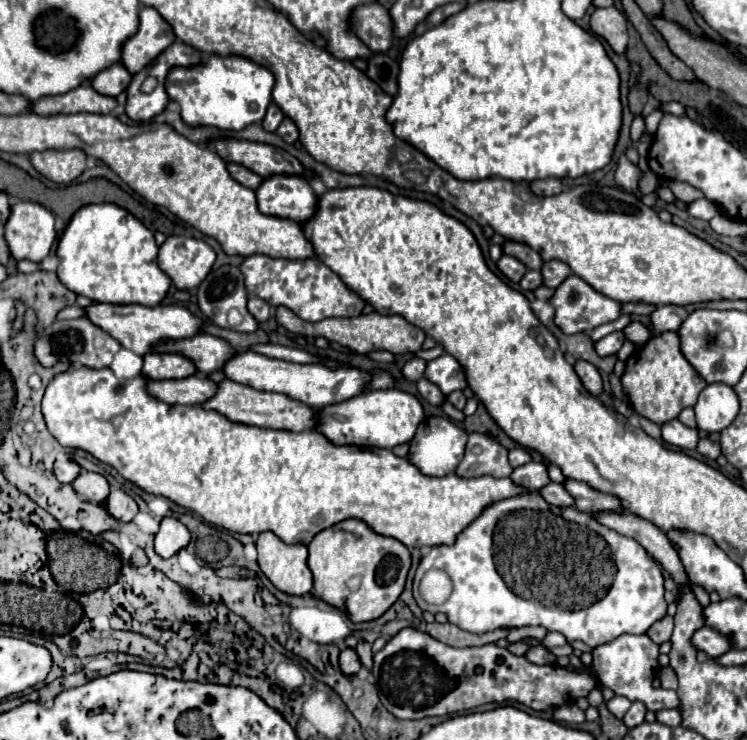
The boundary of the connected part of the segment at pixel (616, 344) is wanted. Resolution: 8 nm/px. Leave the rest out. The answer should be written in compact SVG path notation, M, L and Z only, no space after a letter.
M616 331L616 333L610 333L606 337L602 337L600 341L596 341L596 353L600 357L608 357L608 355L616 355L620 351L624 343L624 333L622 331Z

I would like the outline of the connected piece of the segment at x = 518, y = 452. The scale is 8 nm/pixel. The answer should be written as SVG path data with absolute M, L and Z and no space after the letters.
M516 447L516 449L512 449L508 453L508 459L510 459L512 467L520 467L520 465L524 465L524 463L530 461L530 453L526 449L522 449L522 447Z

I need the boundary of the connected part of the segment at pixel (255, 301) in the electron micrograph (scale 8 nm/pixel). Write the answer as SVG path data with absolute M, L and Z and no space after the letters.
M248 297L248 311L258 323L262 323L270 317L270 305L260 297Z

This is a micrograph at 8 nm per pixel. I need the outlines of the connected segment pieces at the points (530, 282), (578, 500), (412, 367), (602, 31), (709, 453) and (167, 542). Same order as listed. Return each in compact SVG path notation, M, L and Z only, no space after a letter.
M528 271L524 277L522 277L522 281L520 281L520 287L526 291L526 289L536 289L536 287L540 287L542 285L542 275L540 275L540 271Z
M566 479L564 481L566 491L574 497L574 507L578 511L584 513L598 513L598 511L622 511L620 501L616 497L604 495L592 487L588 487L586 483L574 481L574 479Z
M414 357L410 359L406 365L404 365L404 375L410 379L410 381L416 381L420 379L420 375L424 375L424 369L426 369L426 361L420 359L420 357Z
M616 7L596 9L590 17L590 29L608 41L608 45L614 49L614 53L624 53L628 43L628 31L626 31L626 19Z
M704 437L704 439L698 441L696 451L698 451L700 455L708 457L708 459L716 459L716 457L720 455L720 443L718 443L718 441L712 441L712 439L708 439L708 437Z
M166 517L166 519L162 519L160 531L156 533L154 549L162 559L170 559L180 549L184 549L188 545L188 541L190 541L188 529L178 519Z

